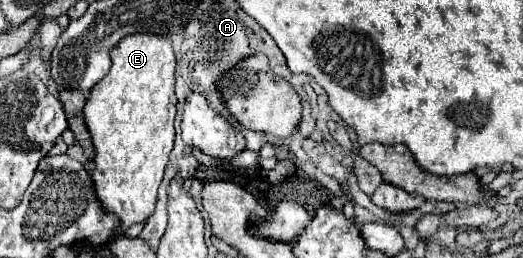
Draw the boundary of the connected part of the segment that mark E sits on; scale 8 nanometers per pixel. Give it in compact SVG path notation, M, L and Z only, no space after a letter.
M139 35L125 37L121 43L111 51L111 69L109 73L91 89L85 103L85 123L91 133L93 141L93 169L89 169L89 175L95 185L95 195L103 207L103 211L117 215L121 227L115 231L113 237L123 235L131 225L145 223L155 213L157 203L157 189L163 179L163 171L169 159L169 153L173 149L175 139L175 105L177 97L173 91L173 71L175 71L175 55L171 49L171 41L167 37L157 35Z

